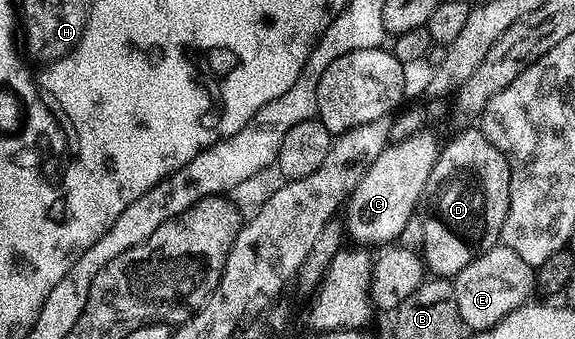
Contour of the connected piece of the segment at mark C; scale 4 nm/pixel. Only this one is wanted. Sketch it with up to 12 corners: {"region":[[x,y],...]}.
{"region":[[387,144],[344,205],[355,245],[389,245],[415,219],[440,144]]}

